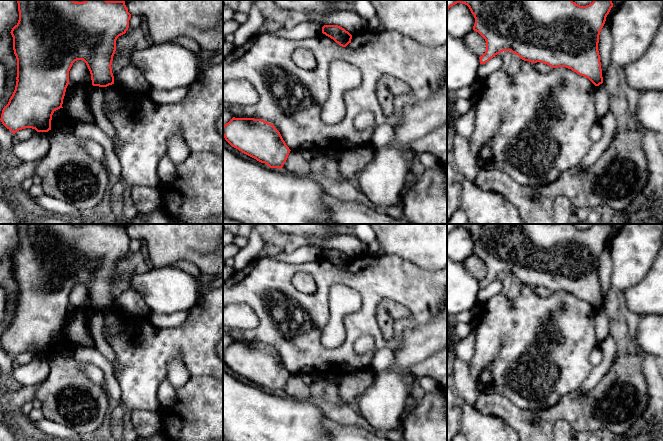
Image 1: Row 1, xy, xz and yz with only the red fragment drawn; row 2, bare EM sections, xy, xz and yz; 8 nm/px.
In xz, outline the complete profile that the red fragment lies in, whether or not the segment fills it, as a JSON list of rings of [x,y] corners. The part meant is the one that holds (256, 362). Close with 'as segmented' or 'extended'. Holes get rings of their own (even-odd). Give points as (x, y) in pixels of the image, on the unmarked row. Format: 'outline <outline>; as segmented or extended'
outline [[[233,341],[223,350],[223,360],[232,371],[270,392],[281,393],[291,375],[274,349],[262,343]]]; as segmented

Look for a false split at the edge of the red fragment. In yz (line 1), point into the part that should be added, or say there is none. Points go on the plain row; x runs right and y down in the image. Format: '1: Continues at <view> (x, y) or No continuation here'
1: No continuation here

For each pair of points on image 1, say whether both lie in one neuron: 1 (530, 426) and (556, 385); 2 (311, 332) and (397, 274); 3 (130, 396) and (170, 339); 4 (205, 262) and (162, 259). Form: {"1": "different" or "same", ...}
{"1": "different", "2": "same", "3": "same", "4": "same"}

